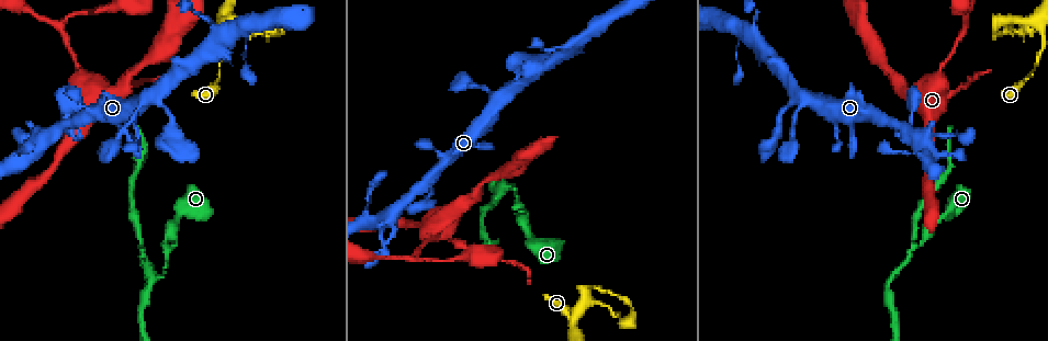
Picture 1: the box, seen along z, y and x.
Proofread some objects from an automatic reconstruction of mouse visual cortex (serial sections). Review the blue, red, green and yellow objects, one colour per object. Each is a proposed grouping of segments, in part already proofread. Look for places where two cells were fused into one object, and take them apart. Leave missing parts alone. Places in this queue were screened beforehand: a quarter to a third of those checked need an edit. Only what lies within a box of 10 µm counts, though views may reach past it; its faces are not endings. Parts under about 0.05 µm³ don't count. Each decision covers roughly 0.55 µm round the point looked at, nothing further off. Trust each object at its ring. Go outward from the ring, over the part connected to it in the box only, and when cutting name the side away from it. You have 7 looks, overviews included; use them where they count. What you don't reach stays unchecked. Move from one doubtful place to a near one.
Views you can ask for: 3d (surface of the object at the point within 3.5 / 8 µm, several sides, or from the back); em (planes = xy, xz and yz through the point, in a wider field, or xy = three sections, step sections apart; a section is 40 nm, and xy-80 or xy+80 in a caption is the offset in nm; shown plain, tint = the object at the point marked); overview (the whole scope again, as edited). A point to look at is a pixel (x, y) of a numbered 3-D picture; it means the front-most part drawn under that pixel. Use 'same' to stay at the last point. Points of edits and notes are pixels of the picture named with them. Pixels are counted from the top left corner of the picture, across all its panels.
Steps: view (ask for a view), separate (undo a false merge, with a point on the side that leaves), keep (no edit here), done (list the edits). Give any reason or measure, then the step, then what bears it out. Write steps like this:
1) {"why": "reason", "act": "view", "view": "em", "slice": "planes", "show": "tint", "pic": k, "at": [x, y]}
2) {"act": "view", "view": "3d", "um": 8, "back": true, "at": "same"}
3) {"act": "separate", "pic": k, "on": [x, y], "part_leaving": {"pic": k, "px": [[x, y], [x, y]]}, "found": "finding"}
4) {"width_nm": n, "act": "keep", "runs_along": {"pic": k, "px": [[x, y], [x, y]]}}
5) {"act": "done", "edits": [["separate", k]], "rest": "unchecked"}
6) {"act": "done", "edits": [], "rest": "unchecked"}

{"why": "abrupt turn", "act": "view", "view": "3d", "um": 8, "pic": 1, "at": [586, 293]}

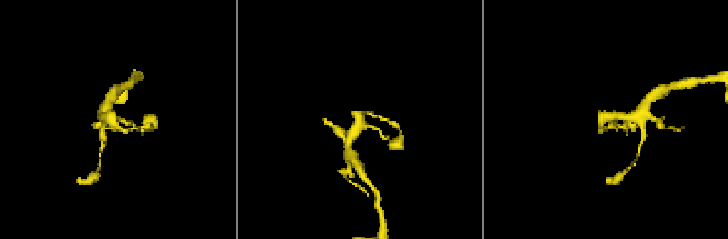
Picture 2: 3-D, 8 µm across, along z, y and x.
{"act": "view", "view": "em", "slice": "xy", "step": 5, "show": "tint", "at": "same"}

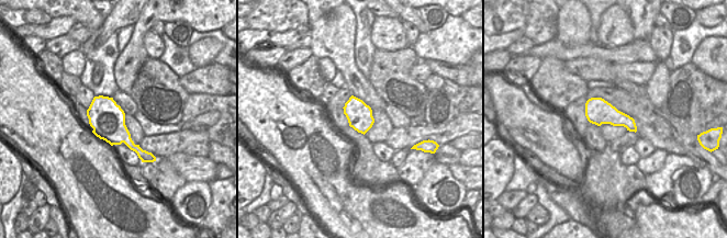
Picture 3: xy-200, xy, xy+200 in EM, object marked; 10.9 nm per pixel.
{"act": "separate", "pic": 2, "on": [146, 126], "part_leaving": {"pic": 2, "px": [[122, 128], [154, 125]]}, "found": "a second cell is stuck on"}

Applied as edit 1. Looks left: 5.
{"why": "see it whole again", "act": "view", "view": "overview"}

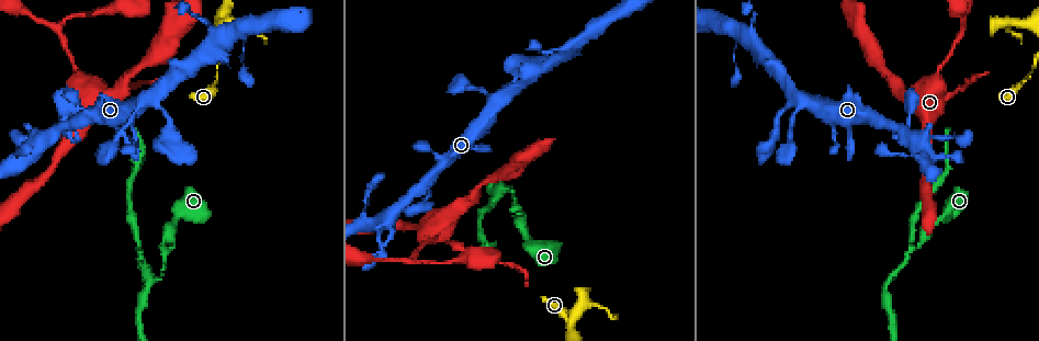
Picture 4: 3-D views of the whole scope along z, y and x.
{"why": "branch point", "act": "view", "view": "3d", "um": 3.5, "pic": 4, "at": [921, 146]}

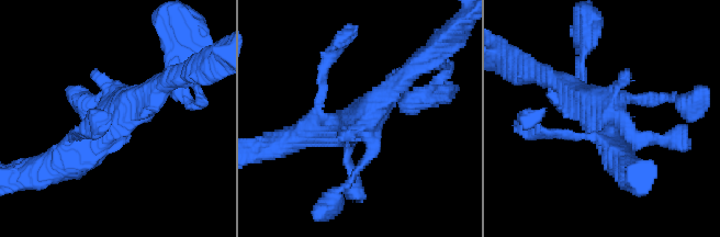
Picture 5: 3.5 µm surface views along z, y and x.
{"why": "need the tissue", "act": "view", "view": "em", "slice": "xy", "step": 2, "show": "tint", "pic": 5, "at": [122, 115]}

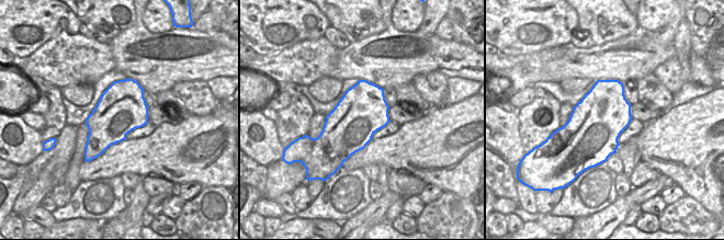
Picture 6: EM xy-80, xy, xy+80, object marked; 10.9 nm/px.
{"act": "keep", "runs_along": {"pic": 5, "px": [[165, 82], [70, 159]]}, "found": "all the same cell"}

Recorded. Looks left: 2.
{"act": "done", "edits": [["separate", 2]], "rest": "unchecked"}

